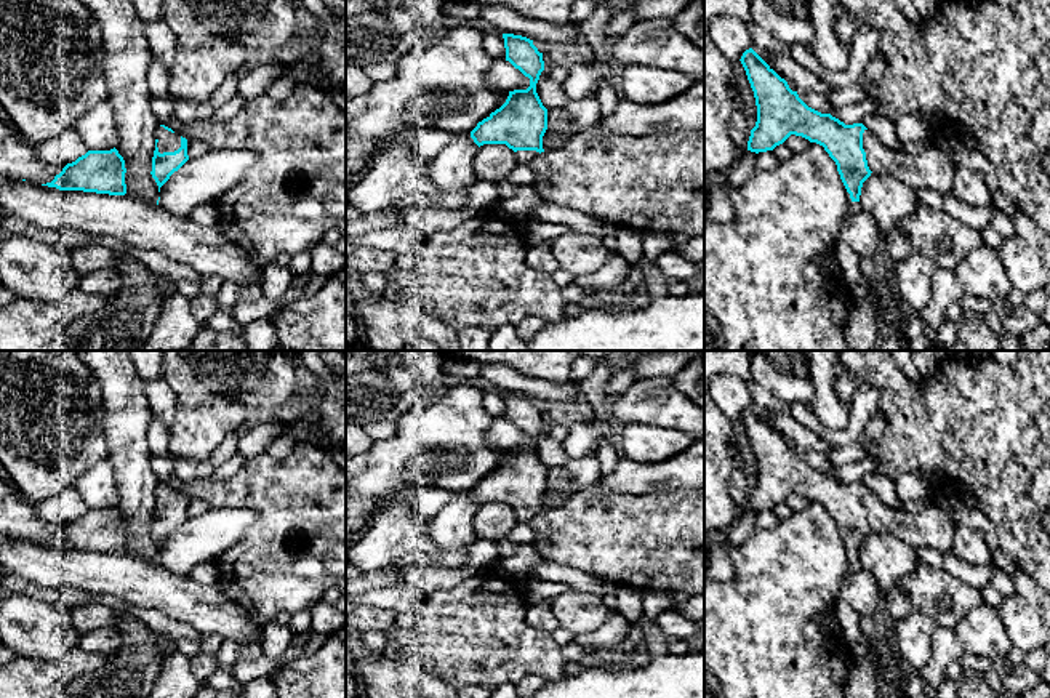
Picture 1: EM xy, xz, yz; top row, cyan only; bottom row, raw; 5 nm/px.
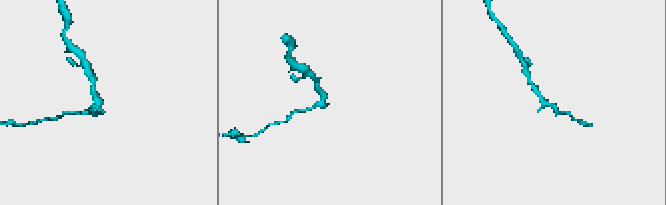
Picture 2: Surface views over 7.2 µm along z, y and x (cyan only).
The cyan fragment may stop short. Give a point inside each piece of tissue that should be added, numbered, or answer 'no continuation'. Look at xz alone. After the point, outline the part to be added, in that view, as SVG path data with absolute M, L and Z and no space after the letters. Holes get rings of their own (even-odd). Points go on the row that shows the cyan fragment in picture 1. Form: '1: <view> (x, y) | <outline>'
1: xz (524, 157) | M517 150L515 158L517 165L530 165L533 158L536 158L539 152L536 150Z

